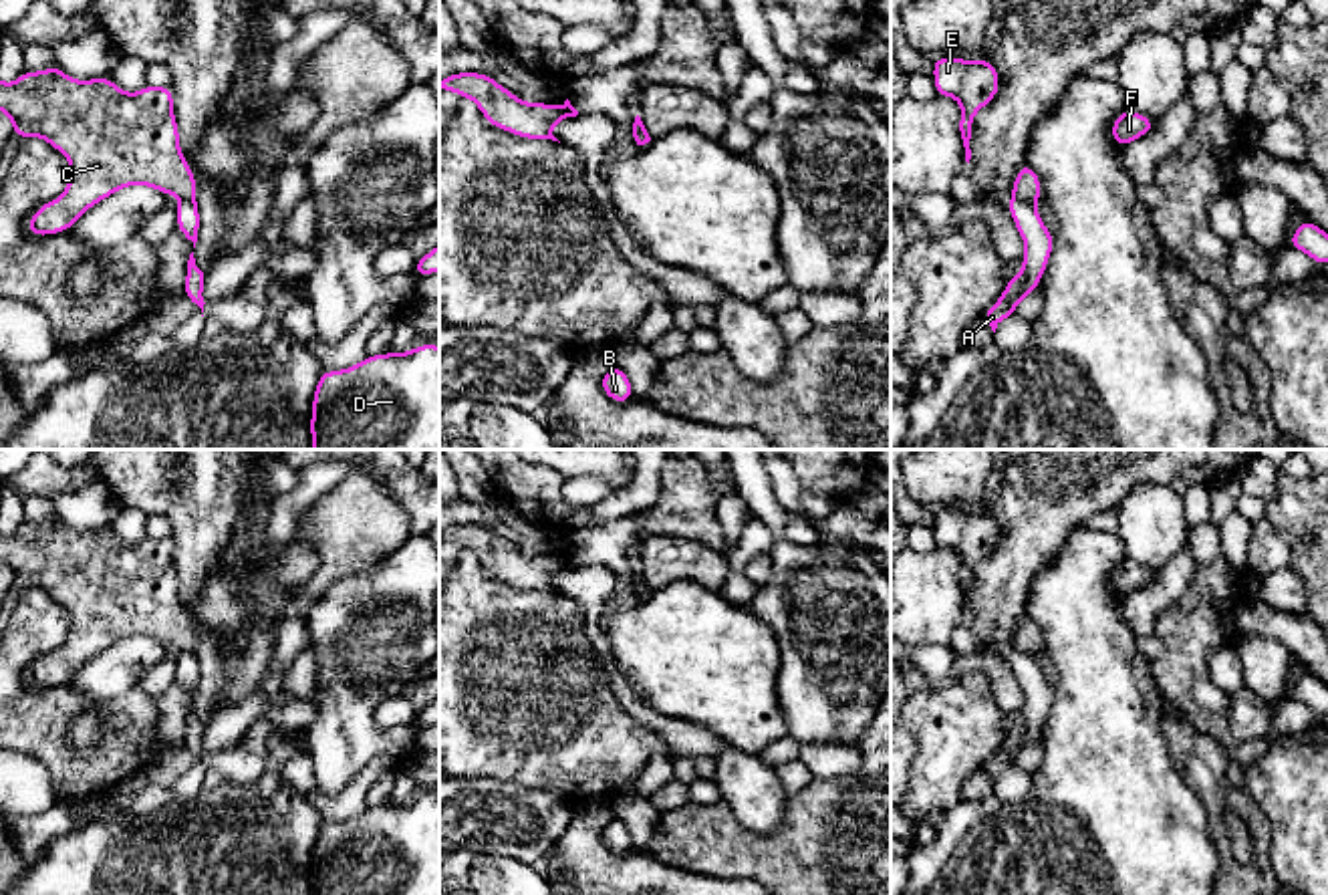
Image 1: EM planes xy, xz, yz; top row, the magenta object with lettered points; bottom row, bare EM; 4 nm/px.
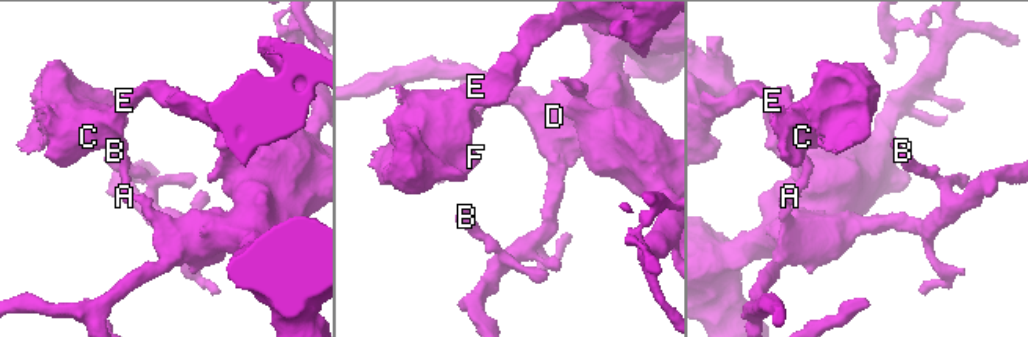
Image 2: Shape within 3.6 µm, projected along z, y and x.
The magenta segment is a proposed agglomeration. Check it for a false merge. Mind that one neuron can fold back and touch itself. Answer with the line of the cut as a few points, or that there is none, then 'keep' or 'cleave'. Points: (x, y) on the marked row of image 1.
cut yz (1014, 196), (1032, 204); cleave

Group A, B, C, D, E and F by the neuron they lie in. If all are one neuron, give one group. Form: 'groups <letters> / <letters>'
groups A B D / C E F

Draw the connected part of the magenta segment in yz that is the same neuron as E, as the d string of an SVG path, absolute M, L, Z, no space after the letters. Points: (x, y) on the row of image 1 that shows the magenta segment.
M933 58L935 95L953 97L961 107L959 131L965 147L965 161L971 159L969 139L973 115L989 105L1000 91L1000 75L989 58Z

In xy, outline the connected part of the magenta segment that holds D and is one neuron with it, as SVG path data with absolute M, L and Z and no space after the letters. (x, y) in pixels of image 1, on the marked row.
M439 347L369 355L361 363L322 371L312 397L312 450L439 450Z

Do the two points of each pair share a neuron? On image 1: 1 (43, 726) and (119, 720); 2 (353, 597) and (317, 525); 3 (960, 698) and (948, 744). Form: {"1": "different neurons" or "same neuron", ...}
{"1": "same neuron", "2": "different neurons", "3": "same neuron"}

